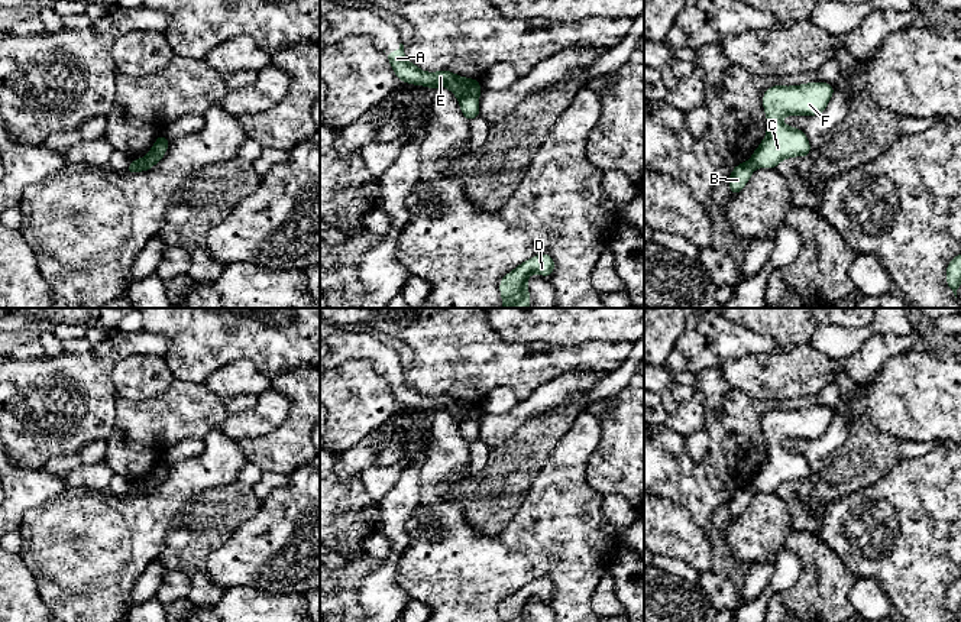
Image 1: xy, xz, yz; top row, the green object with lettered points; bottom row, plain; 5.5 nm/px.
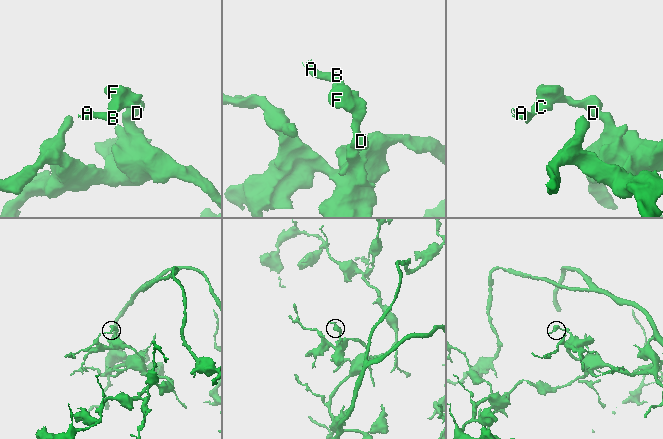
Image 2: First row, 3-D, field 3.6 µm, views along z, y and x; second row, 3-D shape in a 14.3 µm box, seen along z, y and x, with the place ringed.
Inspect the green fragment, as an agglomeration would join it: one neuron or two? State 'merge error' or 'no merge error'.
merge error

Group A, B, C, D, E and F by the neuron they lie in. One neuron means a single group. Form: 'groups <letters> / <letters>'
groups A B E / C D F

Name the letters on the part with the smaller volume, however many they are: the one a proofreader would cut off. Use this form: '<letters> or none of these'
A, B, E

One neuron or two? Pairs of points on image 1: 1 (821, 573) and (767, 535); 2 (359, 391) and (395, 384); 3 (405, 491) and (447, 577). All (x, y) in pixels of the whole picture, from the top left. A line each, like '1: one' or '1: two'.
1: one
2: two
3: two

